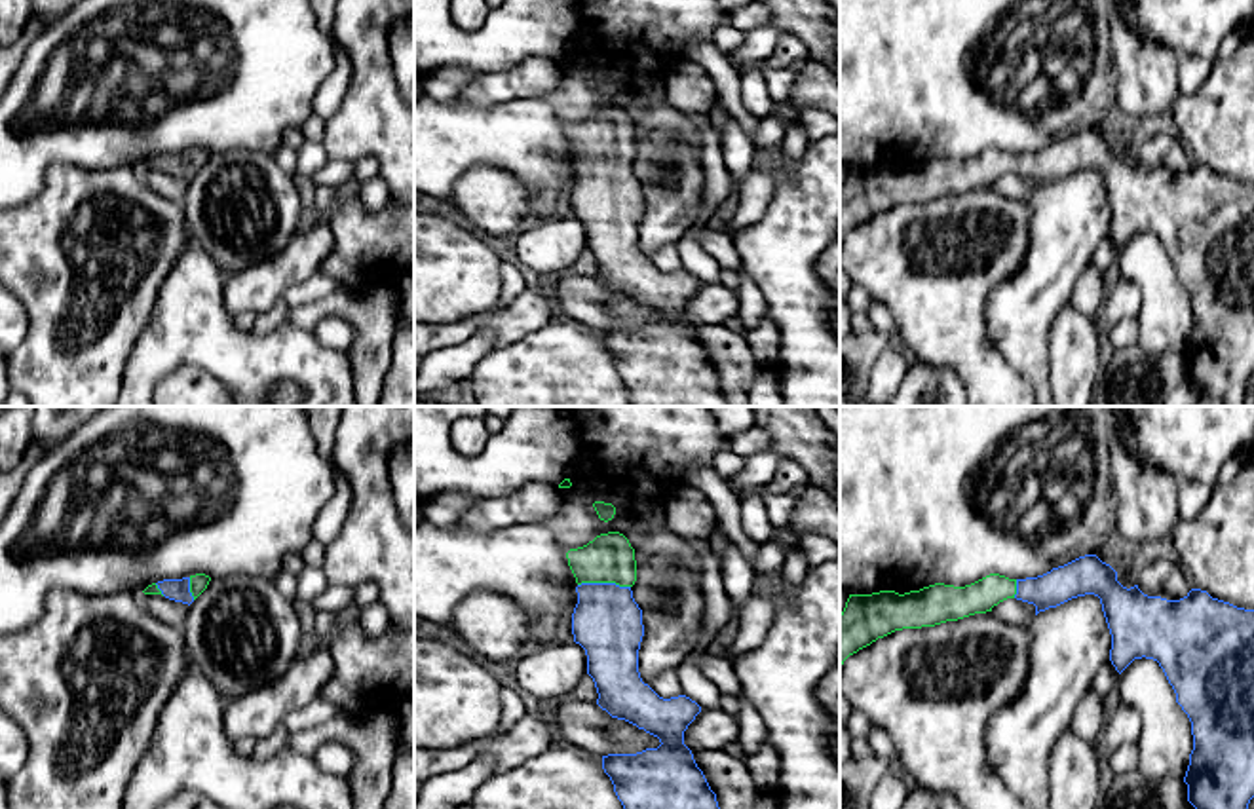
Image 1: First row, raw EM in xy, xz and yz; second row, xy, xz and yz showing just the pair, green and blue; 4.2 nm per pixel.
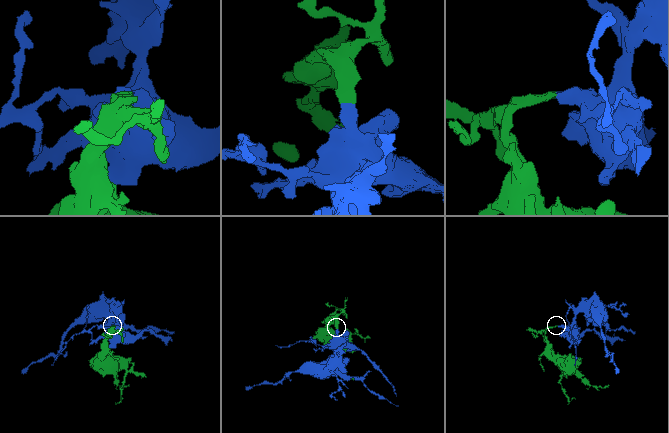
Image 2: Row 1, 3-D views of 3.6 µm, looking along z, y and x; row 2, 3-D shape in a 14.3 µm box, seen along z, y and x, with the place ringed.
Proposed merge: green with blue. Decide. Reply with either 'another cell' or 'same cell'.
same cell

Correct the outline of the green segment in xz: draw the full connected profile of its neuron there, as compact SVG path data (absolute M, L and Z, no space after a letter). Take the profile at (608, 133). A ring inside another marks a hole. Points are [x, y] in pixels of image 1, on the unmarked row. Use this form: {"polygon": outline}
{"polygon": "M619 106L597 110L583 122L566 127L576 152L578 179L572 188L574 216L585 224L587 249L593 253L597 279L612 292L625 294L659 313L657 323L636 329L602 330L602 344L627 386L631 406L728 406L716 368L711 365L692 325L684 319L684 306L701 287L686 270L663 273L638 247L638 224L644 211L642 184L633 173L636 156L635 123Z"}

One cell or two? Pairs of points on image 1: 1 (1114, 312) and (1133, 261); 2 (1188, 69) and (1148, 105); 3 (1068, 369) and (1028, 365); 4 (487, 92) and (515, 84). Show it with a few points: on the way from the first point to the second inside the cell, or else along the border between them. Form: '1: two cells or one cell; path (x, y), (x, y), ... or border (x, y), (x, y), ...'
1: two cells; border (1123, 278), (1140, 293), (1140, 310), (1135, 316)
2: two cells; border (1180, 57), (1178, 94)
3: two cells; border (1053, 323), (1047, 335), (1049, 386)
4: one cell; path (494, 88), (508, 84)

